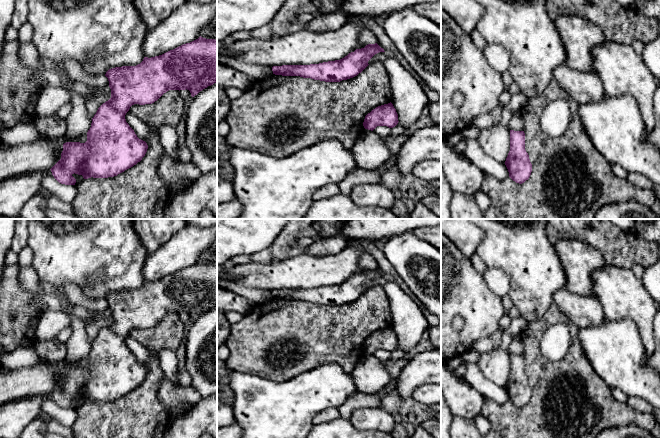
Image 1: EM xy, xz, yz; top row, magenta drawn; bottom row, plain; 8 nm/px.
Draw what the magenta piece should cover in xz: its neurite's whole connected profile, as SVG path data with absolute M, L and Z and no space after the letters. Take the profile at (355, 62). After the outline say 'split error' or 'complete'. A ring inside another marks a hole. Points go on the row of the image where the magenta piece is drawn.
M377 43L356 49L340 60L310 65L273 66L275 75L300 76L325 82L340 82L357 76L369 64L368 61L377 53L385 52Z | complete

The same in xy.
M199 37L155 57L144 57L136 66L109 69L105 76L111 89L111 98L103 103L92 118L87 141L63 144L61 159L50 169L61 184L75 185L74 173L88 178L114 177L133 167L145 156L148 145L139 139L126 122L125 115L134 104L145 105L157 101L169 90L189 90L194 97L217 82L217 40Z | complete

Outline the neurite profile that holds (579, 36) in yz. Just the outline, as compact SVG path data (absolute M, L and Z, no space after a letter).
M559 16L553 22L566 52L566 65L594 73L592 49L608 41L602 30L578 16Z

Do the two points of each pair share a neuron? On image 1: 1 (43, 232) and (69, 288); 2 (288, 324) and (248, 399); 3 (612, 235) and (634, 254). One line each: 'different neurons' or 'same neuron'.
1: different neurons
2: different neurons
3: same neuron

